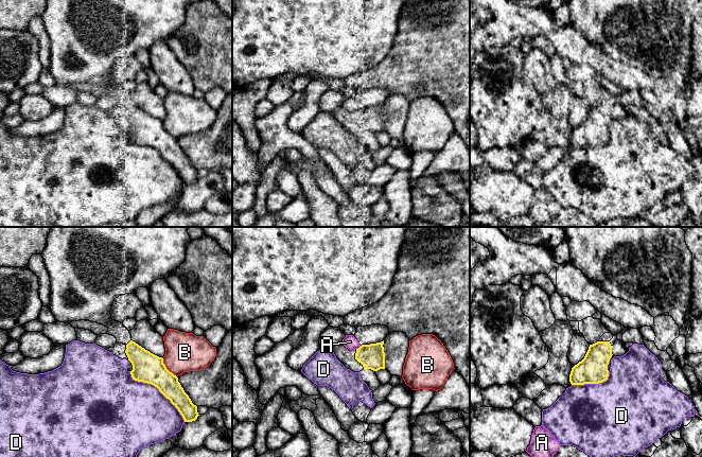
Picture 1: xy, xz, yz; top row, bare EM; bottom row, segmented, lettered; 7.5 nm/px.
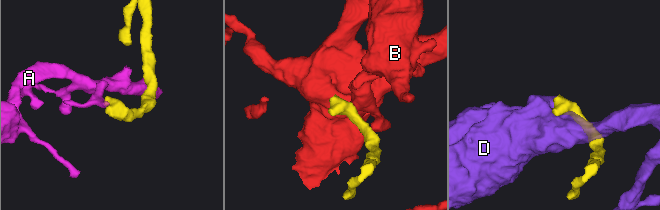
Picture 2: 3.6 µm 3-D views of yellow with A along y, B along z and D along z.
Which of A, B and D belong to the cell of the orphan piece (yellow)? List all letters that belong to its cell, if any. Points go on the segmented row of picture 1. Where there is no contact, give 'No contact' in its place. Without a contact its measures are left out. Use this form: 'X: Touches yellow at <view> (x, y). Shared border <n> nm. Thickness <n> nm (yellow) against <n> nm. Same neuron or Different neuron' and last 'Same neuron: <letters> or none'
A: Touches yellow at xz (360, 347). Shared border 50 nm. Thickness 190 nm (yellow) against 100 nm. Different neuron
B: Touches yellow at xy (165, 368). Shared border 190 nm. Thickness 220 nm (yellow) against 300 nm. Different neuron
D: Touches yellow at xy (158, 388). Shared border 550 nm. Thickness 220 nm (yellow) against 480 nm. Different neuron
Same neuron: none

